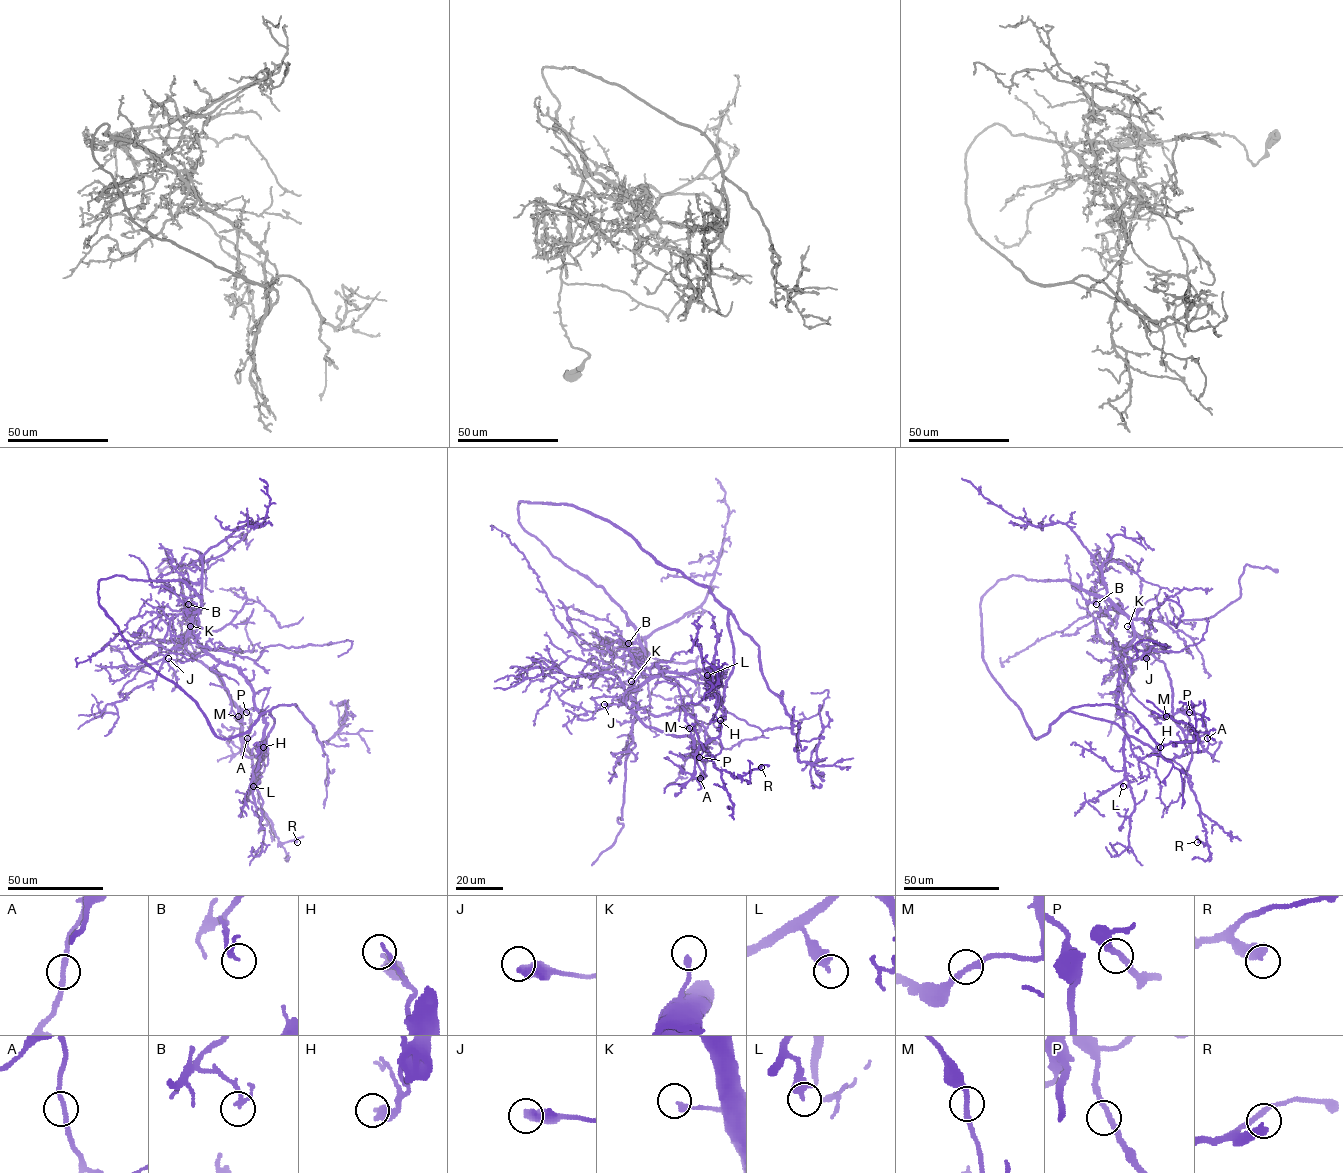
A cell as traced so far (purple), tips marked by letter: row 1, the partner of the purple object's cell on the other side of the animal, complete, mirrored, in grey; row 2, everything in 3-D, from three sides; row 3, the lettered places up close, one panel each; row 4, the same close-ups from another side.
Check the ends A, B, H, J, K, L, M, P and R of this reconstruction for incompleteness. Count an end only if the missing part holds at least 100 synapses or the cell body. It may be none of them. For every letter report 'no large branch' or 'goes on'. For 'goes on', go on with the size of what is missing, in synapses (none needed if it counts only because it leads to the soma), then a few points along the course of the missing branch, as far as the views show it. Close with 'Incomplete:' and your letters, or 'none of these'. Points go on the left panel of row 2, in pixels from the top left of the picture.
A: no large branch
B: no large branch
H: no large branch
J: no large branch
K: no large branch
L: no large branch
M: no large branch
P: no large branch
R: no large branch
Incomplete: none of these

